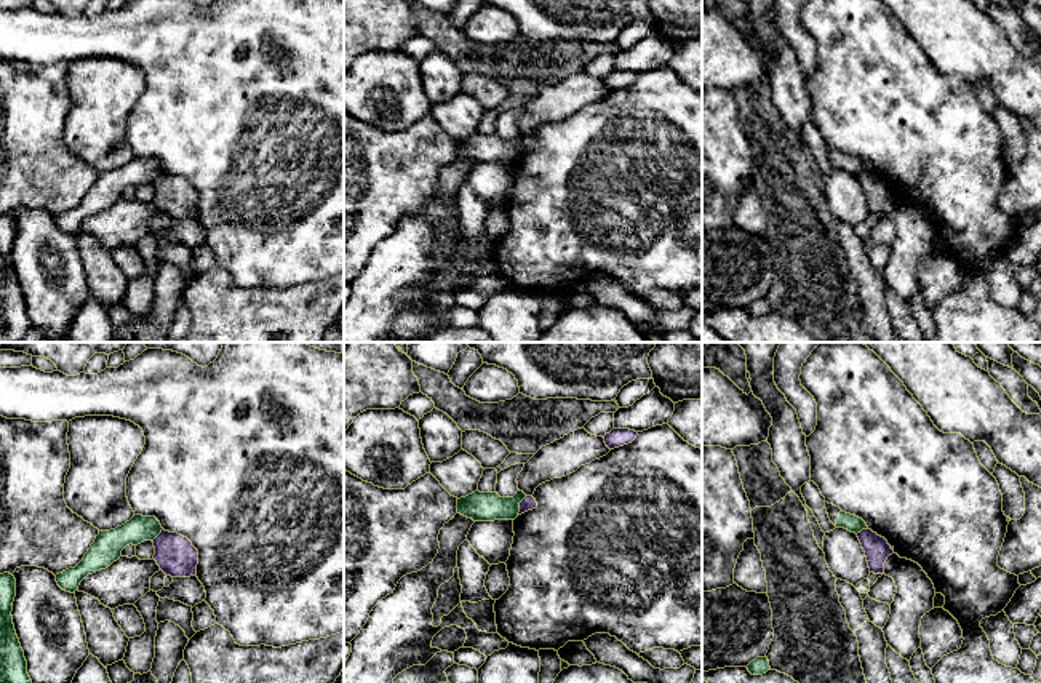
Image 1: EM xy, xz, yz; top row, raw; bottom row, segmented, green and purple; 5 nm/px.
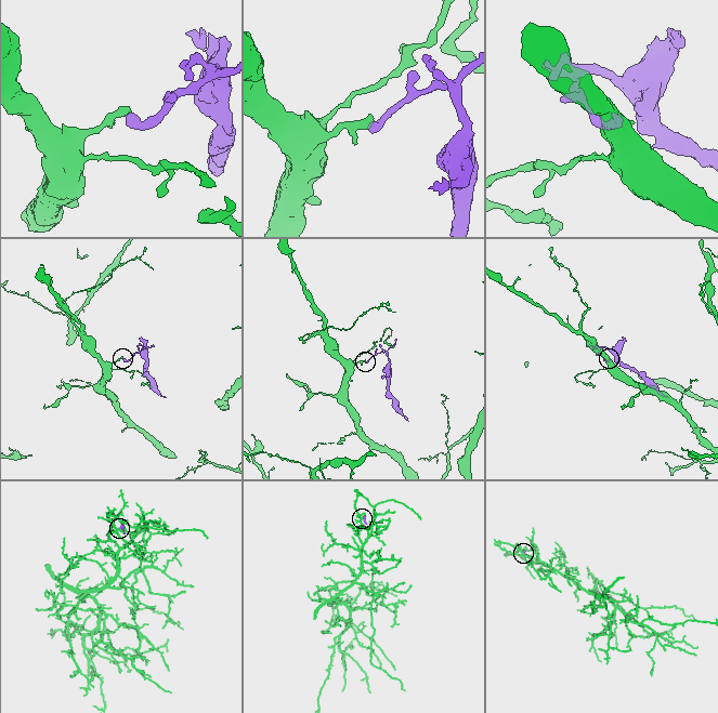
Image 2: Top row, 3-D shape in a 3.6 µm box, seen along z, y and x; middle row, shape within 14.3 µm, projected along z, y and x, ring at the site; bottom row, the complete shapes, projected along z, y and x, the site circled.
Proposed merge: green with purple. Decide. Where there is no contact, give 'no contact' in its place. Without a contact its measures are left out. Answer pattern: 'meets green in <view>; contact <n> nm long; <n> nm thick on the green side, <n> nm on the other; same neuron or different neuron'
meets green in xz; contact 110 nm long; 140 nm thick on the green side, 70 nm on the other; different neuron

